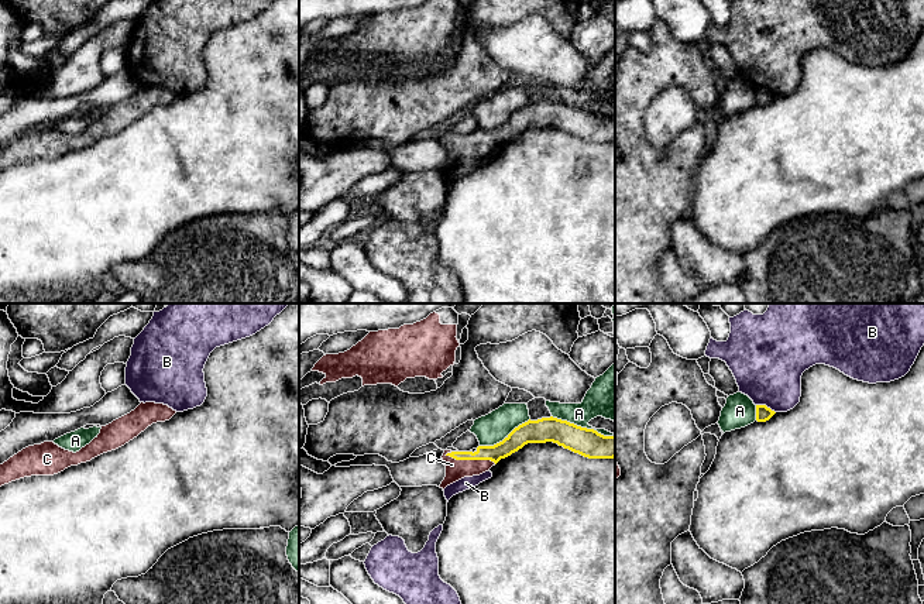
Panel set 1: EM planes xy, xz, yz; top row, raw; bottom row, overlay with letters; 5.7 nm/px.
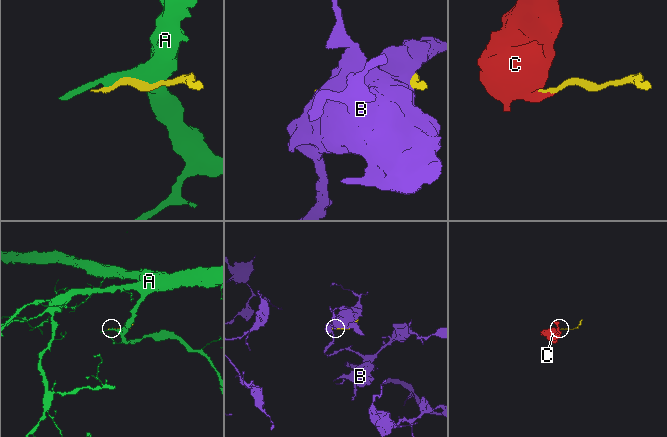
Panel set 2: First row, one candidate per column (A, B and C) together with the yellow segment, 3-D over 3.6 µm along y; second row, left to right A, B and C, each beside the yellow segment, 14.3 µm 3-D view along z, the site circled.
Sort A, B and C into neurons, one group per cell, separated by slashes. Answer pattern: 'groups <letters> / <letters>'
groups A / B / C

